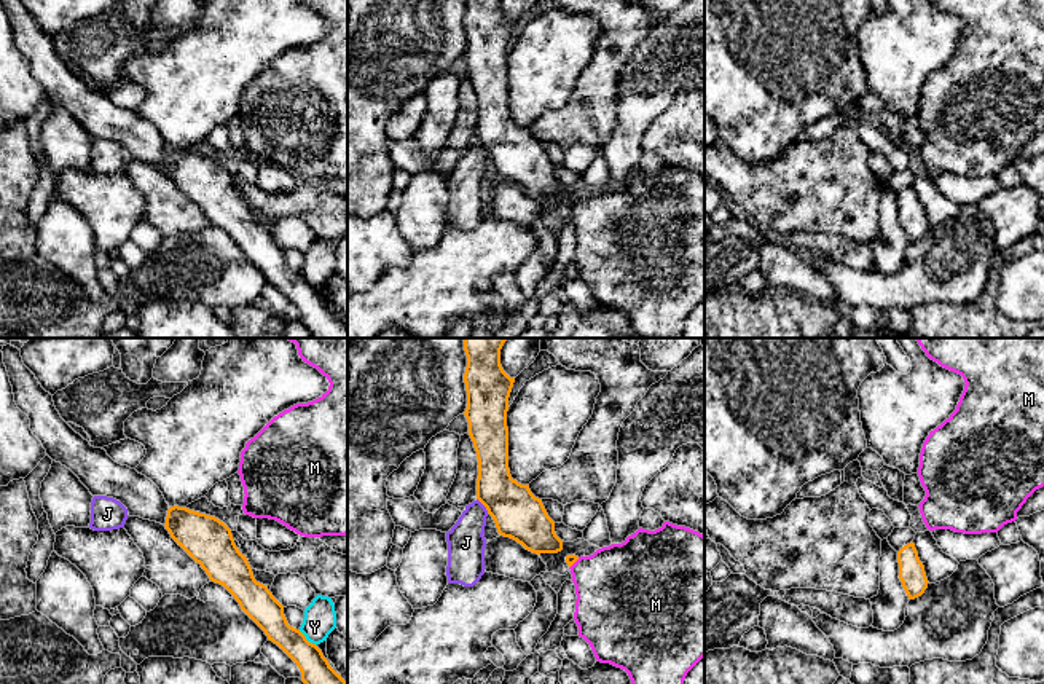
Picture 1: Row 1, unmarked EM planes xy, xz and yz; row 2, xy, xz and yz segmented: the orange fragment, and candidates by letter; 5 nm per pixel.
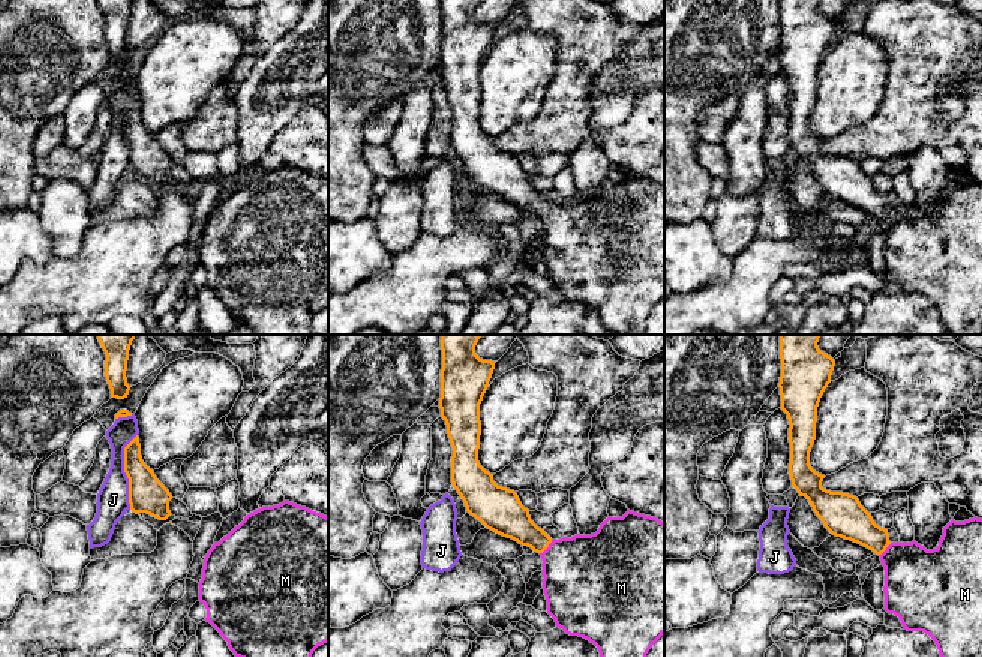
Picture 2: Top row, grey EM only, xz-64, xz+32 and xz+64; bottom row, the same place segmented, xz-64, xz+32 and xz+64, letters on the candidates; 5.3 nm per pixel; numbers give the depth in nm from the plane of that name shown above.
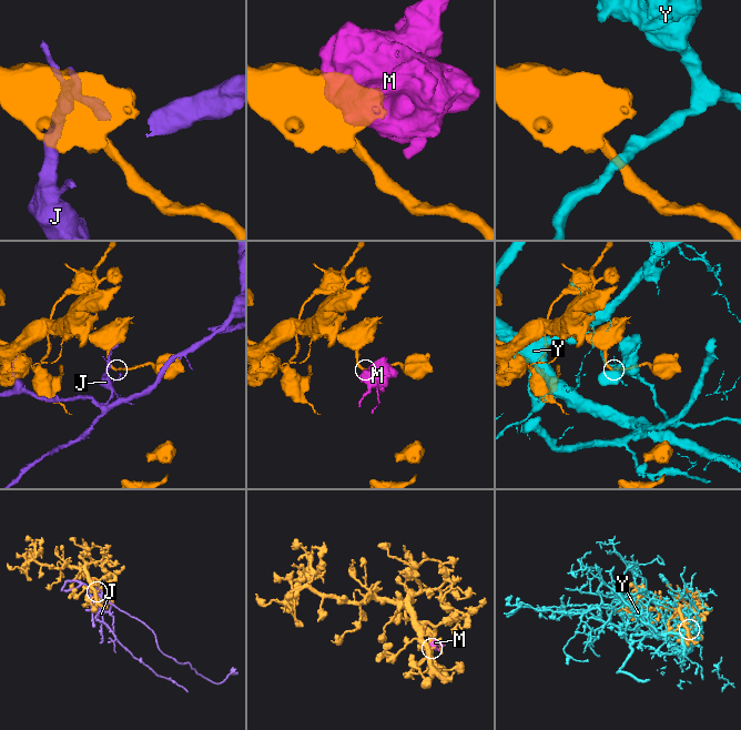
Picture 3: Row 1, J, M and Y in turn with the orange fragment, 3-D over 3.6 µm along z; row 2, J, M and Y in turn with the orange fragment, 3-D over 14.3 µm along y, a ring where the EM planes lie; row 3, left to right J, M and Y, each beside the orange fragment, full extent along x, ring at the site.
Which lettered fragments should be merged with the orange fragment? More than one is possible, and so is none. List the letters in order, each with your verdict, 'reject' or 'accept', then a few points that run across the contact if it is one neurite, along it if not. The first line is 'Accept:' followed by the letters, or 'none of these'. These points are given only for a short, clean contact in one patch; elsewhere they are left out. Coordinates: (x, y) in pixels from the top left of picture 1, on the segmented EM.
Accept: M
J: reject
M: accept; line xz (571, 558), (574, 562), (592, 576), (617, 585)
Y: reject

